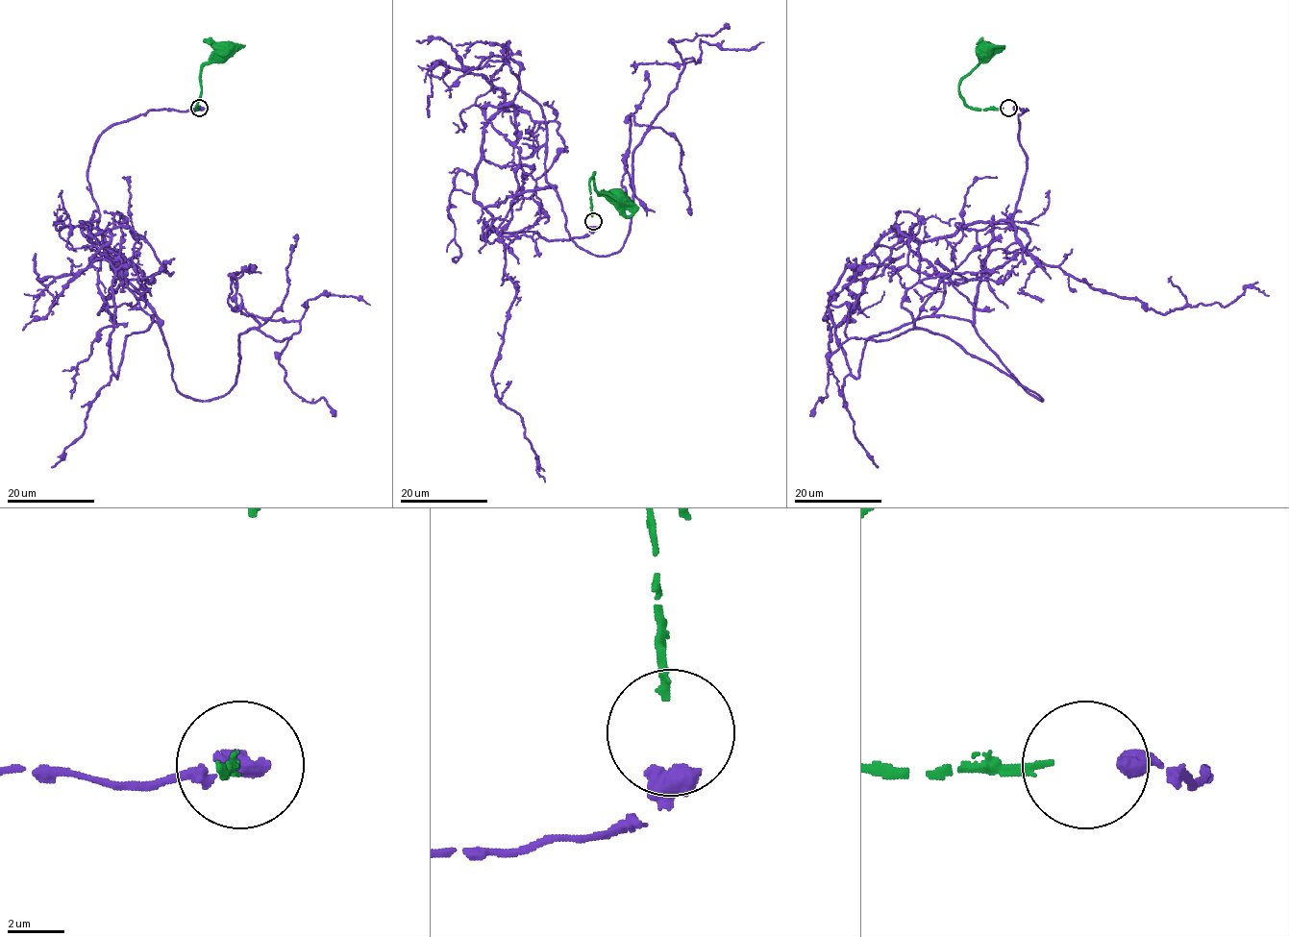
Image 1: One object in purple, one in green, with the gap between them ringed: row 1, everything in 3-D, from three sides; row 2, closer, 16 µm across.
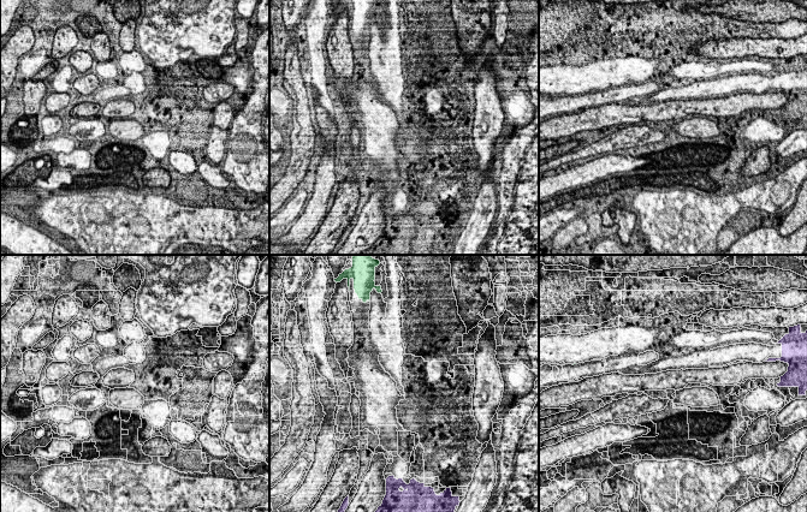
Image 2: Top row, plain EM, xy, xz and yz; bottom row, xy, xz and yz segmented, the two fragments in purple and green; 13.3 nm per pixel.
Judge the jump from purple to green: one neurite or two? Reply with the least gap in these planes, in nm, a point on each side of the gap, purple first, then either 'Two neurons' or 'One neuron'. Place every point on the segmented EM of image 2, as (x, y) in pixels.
Distance 2350 nm. Across: xz (392, 475), (366, 302). One neuron

